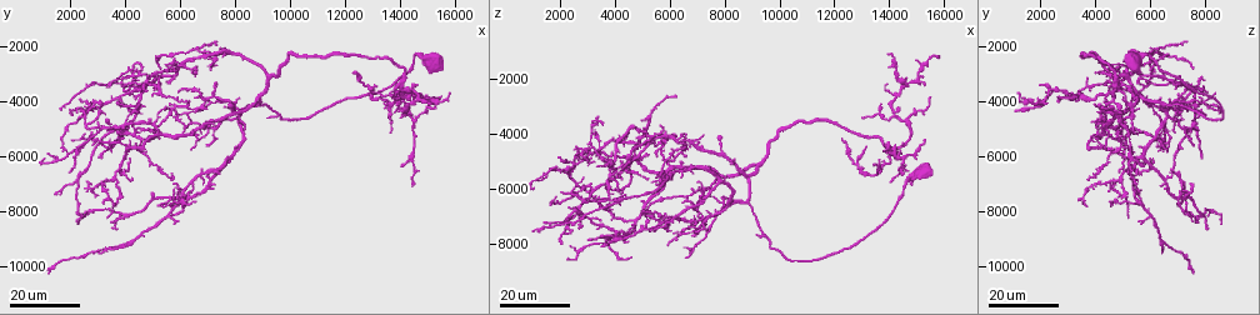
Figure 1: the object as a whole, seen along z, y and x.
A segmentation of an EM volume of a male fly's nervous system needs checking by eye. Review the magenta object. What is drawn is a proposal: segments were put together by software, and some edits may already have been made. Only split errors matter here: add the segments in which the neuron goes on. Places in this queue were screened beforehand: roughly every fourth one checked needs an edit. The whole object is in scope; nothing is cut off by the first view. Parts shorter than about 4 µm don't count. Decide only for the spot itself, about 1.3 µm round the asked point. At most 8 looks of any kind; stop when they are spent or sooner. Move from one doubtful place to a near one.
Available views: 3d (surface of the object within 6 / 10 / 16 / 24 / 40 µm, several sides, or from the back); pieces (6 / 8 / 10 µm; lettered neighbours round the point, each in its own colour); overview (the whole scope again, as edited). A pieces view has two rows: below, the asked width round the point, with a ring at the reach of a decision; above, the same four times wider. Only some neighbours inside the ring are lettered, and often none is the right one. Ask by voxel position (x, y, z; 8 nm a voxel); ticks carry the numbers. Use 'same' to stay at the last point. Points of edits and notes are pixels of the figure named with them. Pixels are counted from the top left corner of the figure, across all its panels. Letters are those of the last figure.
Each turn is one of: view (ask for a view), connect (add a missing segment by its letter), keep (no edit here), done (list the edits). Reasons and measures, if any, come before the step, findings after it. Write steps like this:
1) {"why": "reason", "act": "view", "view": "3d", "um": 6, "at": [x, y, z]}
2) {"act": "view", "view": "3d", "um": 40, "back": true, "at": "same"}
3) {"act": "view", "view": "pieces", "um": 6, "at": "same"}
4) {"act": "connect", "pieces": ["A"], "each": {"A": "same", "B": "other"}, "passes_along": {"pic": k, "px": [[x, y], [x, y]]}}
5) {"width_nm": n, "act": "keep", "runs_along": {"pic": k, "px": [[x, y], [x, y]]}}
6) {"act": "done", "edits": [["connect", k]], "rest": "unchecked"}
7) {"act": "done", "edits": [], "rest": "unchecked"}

{"why": "branch stops here", "act": "view", "view": "3d", "um": 16, "at": [7400, 3300, 7500]}

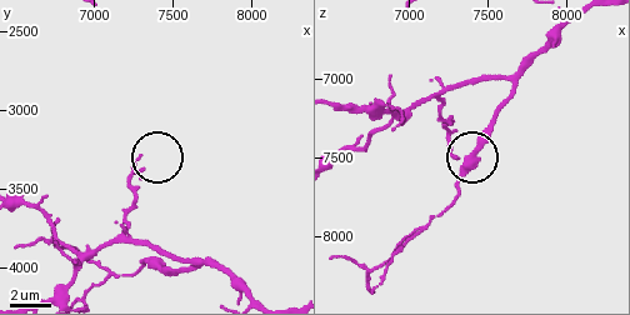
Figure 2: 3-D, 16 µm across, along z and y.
{"why": "what lies round it", "act": "view", "view": "pieces", "um": 6, "at": [7280, 3400, 7500]}

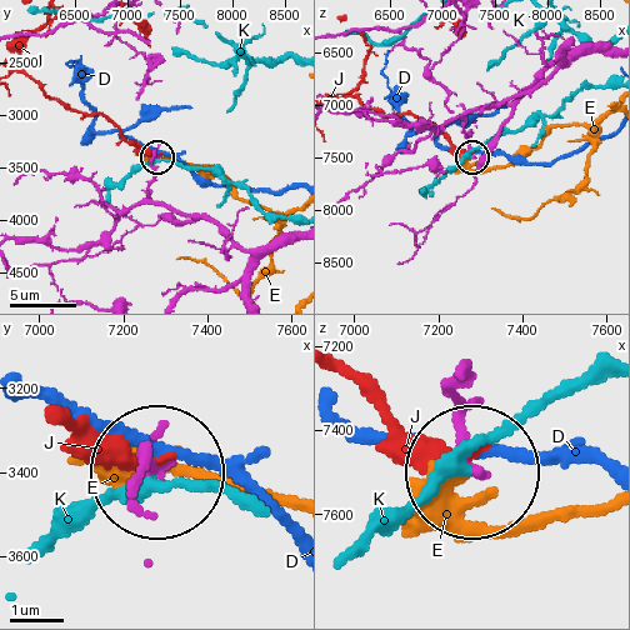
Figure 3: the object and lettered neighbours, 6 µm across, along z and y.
{"act": "keep", "each": {"D": "other", "E": "other", "J": "other", "K": "other"}, "found": "none of them fits"}

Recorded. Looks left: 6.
{"why": "branch stops here", "act": "view", "view": "3d", "um": 24, "at": [7000, 5600, 7700]}

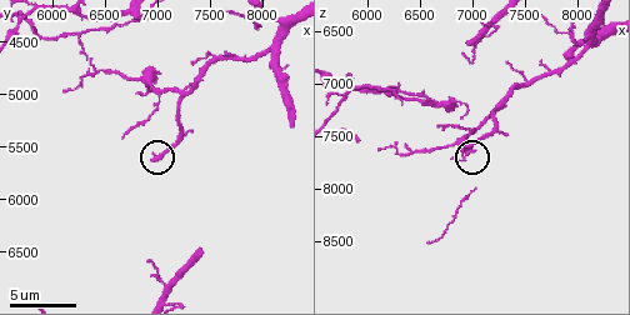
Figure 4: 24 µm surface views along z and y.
{"why": "see the neighbours", "act": "view", "view": "pieces", "um": 8, "at": [6960, 5600, 7600]}

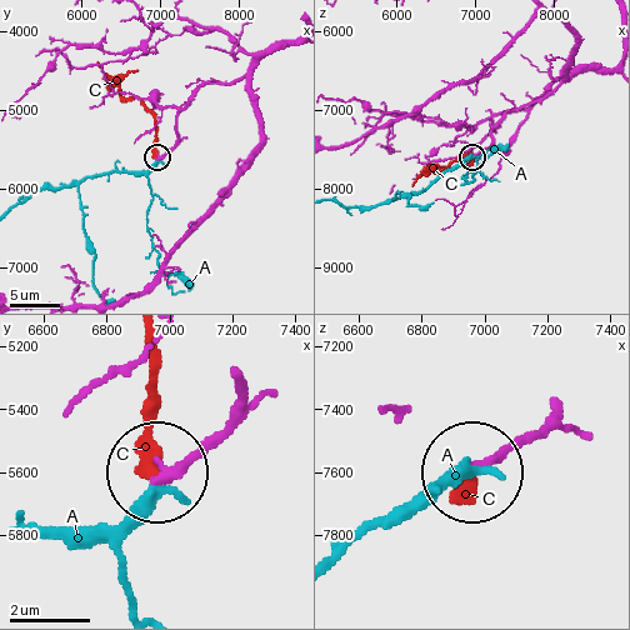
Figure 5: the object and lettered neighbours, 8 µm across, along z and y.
{"act": "connect", "pieces": ["A"], "each": {"A": "same", "C": "other"}, "passes_along": {"pic": 5, "px": [[176, 133], [146, 170], [85, 176], [20, 200]]}, "found": "it goes on there"}

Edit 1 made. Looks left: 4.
{"act": "view", "view": "overview"}

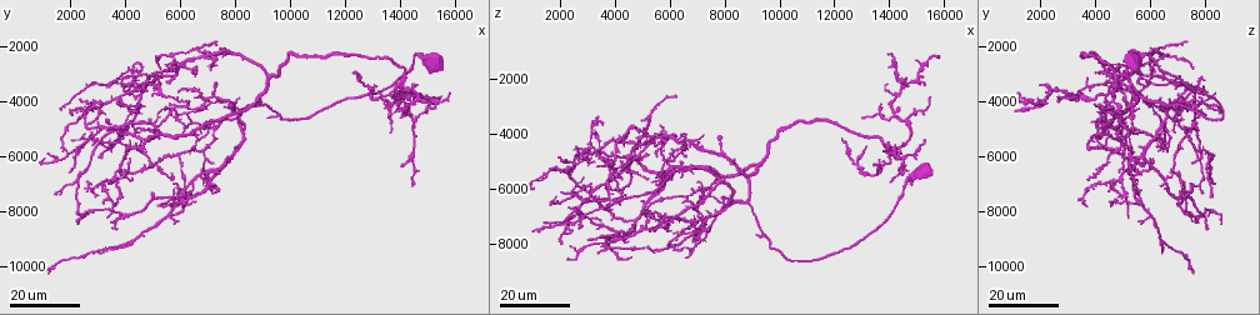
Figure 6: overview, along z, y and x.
{"why": "tapers out", "act": "view", "view": "3d", "um": 24, "at": [5600, 3300, 5700]}

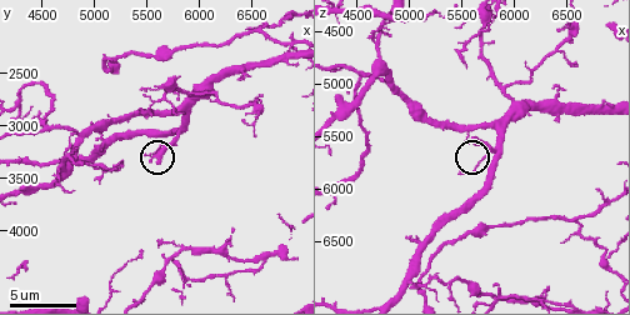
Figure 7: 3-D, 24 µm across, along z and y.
{"act": "view", "view": "pieces", "um": 8, "at": [5520, 3300, 5580]}

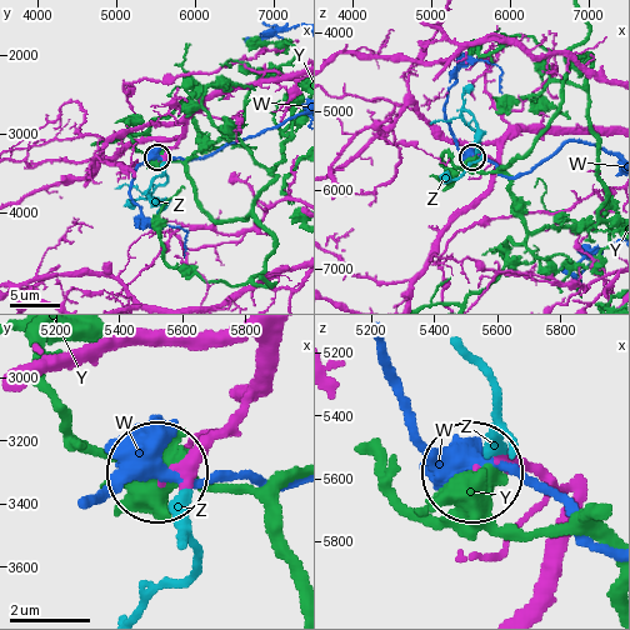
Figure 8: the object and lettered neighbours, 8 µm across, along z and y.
{"act": "connect", "pieces": ["Z"], "each": {"W": "other", "Y": "other", "Z": "same"}, "found": "it goes on there"}

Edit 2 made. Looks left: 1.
{"act": "done", "edits": [["connect", 5], ["connect", 8]], "rest": "unchecked"}

